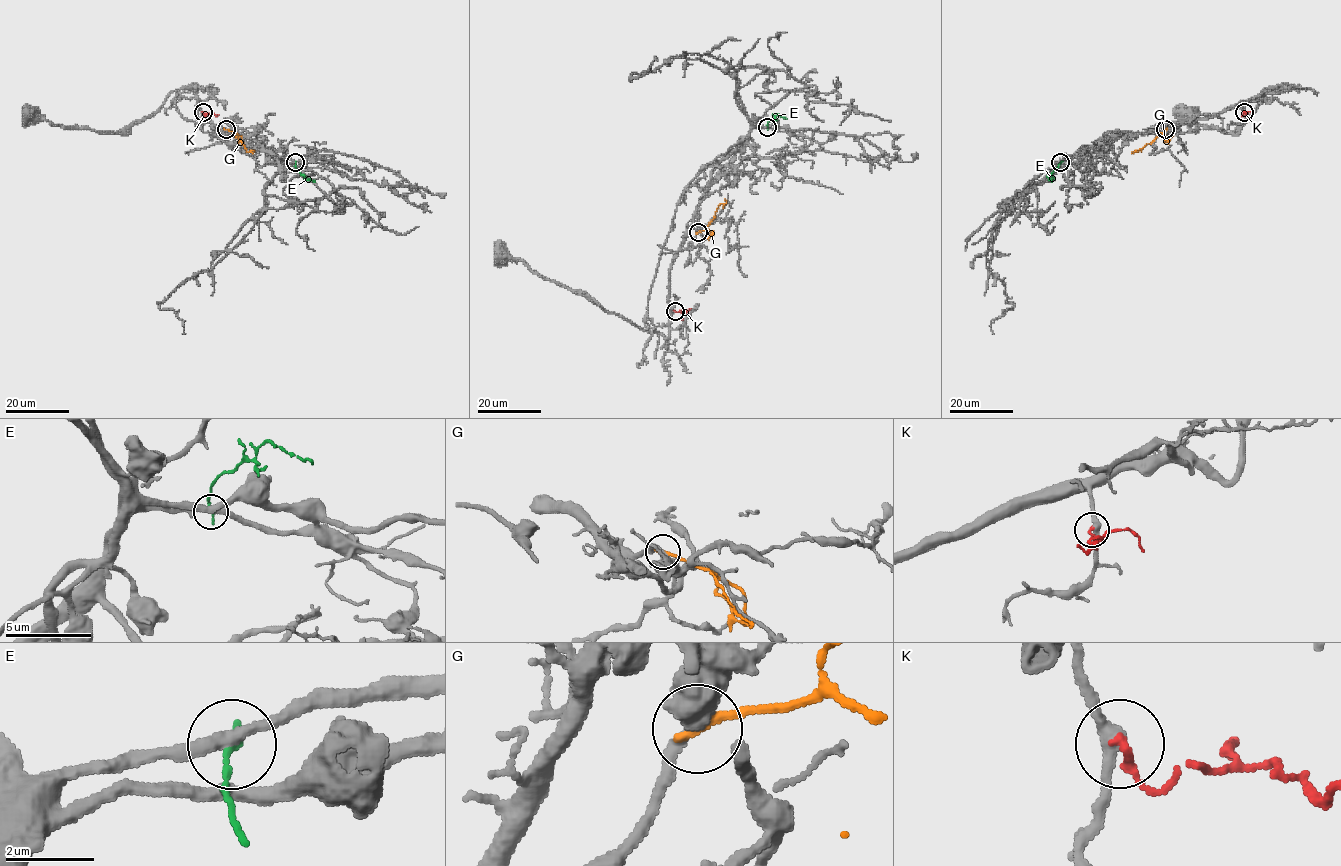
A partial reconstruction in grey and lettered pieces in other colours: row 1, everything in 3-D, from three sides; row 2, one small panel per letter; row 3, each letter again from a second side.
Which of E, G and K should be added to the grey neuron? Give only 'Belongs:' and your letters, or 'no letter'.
Belongs: K

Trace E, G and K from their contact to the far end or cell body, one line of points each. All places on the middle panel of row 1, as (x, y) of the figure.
E: (767, 128), (767, 123), (777, 115), (786, 119)
G: (698, 232), (706, 229), (717, 206), (725, 202), (724, 199)
K: (674, 311), (686, 313), (690, 308)

